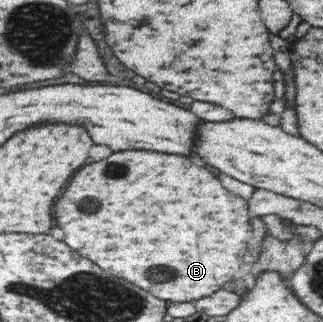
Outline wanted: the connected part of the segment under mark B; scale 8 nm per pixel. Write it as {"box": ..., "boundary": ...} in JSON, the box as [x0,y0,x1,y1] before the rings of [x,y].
{"box":[54,151,252,304],"boundary":[[[156,151],[112,153],[108,159],[102,159],[102,161],[92,163],[92,165],[82,166],[74,175],[74,179],[70,179],[70,183],[61,191],[60,197],[54,204],[54,217],[56,217],[58,227],[64,232],[63,241],[74,251],[80,253],[81,256],[88,257],[90,261],[94,261],[104,271],[108,271],[108,273],[112,273],[116,277],[122,277],[122,279],[126,279],[130,283],[136,283],[138,287],[149,291],[153,297],[162,299],[164,302],[170,301],[173,304],[194,303],[200,299],[210,297],[228,281],[234,283],[234,275],[236,275],[238,267],[242,263],[248,239],[252,235],[252,226],[249,221],[251,216],[249,215],[246,199],[226,191],[216,175],[212,175],[204,167],[194,165],[194,161],[190,157],[164,155],[164,153],[156,153]]]}

